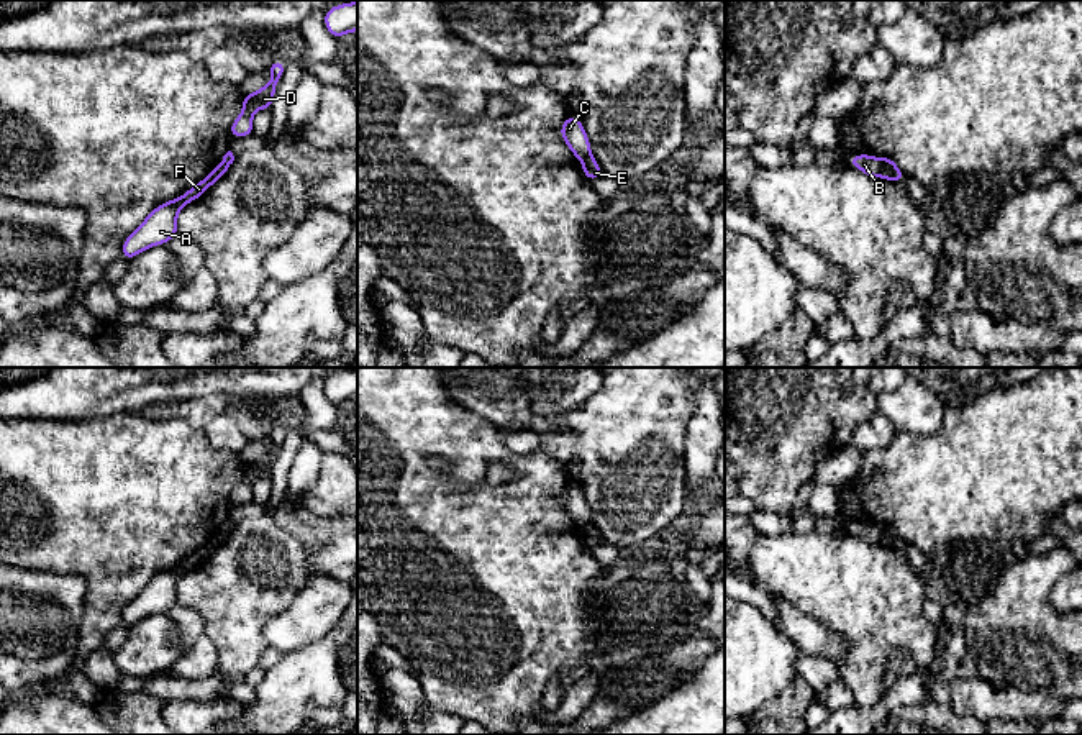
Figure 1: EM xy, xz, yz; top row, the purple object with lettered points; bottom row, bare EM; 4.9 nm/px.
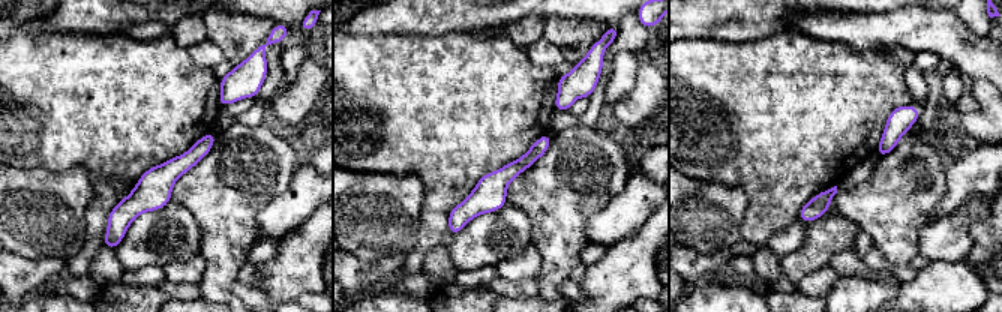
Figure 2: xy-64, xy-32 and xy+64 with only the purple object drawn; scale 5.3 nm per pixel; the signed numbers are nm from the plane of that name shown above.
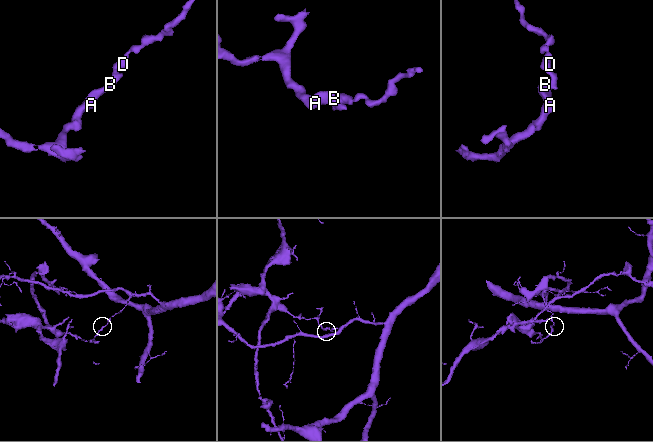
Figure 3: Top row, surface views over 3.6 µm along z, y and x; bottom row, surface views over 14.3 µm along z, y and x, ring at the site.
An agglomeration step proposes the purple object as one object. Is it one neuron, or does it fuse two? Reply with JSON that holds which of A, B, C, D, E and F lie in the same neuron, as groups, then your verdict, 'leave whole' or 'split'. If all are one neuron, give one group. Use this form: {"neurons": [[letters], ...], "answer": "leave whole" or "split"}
{"neurons": [["A", "B", "C", "F"], ["D", "E"]], "answer": "split"}

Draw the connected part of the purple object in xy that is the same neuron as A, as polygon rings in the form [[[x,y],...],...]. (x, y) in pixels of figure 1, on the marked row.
[[[221,162],[205,179],[190,187],[184,195],[151,210],[148,218],[123,241],[121,258],[131,259],[141,251],[164,244],[177,236],[177,213],[180,208],[202,197],[221,176]]]

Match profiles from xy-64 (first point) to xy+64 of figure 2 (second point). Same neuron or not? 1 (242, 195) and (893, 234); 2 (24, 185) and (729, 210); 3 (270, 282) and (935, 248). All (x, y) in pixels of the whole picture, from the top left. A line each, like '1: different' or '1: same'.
1: same
2: same
3: different

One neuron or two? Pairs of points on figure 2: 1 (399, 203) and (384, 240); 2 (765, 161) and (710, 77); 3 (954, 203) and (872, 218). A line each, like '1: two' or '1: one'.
1: one
2: one
3: two

